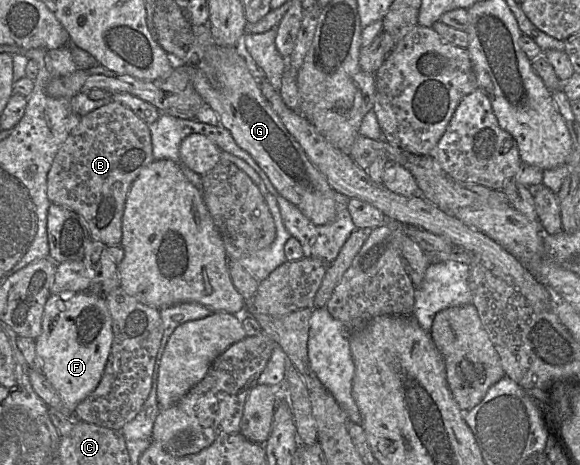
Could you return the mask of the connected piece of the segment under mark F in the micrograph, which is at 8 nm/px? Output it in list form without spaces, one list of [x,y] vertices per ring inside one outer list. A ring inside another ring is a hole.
[[[89,291],[78,292],[78,293],[62,292],[54,295],[50,294],[50,296],[48,297],[44,305],[44,311],[42,317],[42,330],[40,335],[35,339],[35,346],[36,346],[35,350],[38,359],[40,361],[40,371],[44,374],[46,379],[49,381],[49,383],[53,386],[53,388],[58,393],[65,409],[74,413],[75,407],[81,401],[83,401],[90,393],[92,393],[95,390],[95,388],[98,386],[110,353],[111,345],[112,345],[112,319],[105,302],[105,298],[97,296]]]

